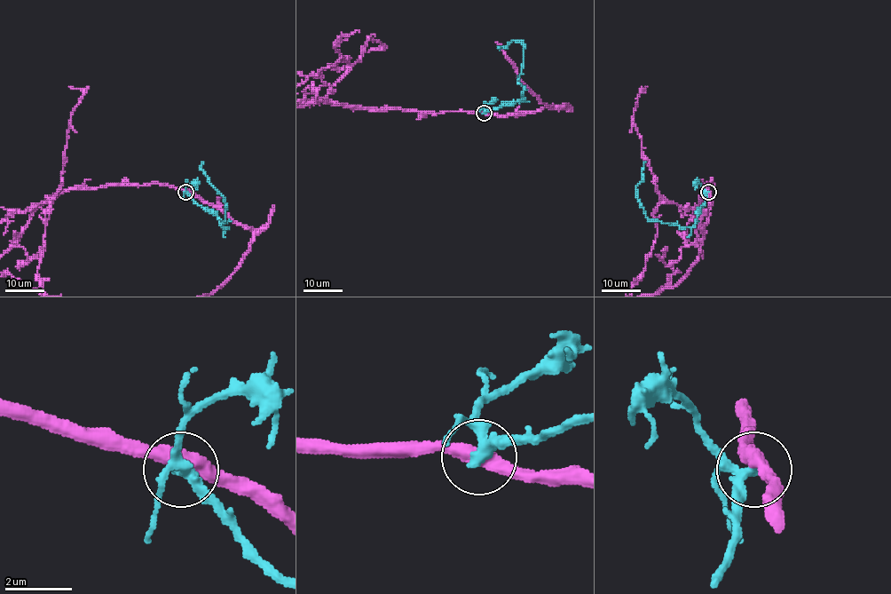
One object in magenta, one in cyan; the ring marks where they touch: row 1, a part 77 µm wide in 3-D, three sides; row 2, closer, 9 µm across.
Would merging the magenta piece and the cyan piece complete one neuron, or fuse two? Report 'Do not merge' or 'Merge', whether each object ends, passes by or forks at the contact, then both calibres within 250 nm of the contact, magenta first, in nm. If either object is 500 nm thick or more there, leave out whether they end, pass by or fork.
Do not merge. At the ring magenta passes by. At the ring cyan forks. Thickness 440 nm (magenta) against 260 nm

